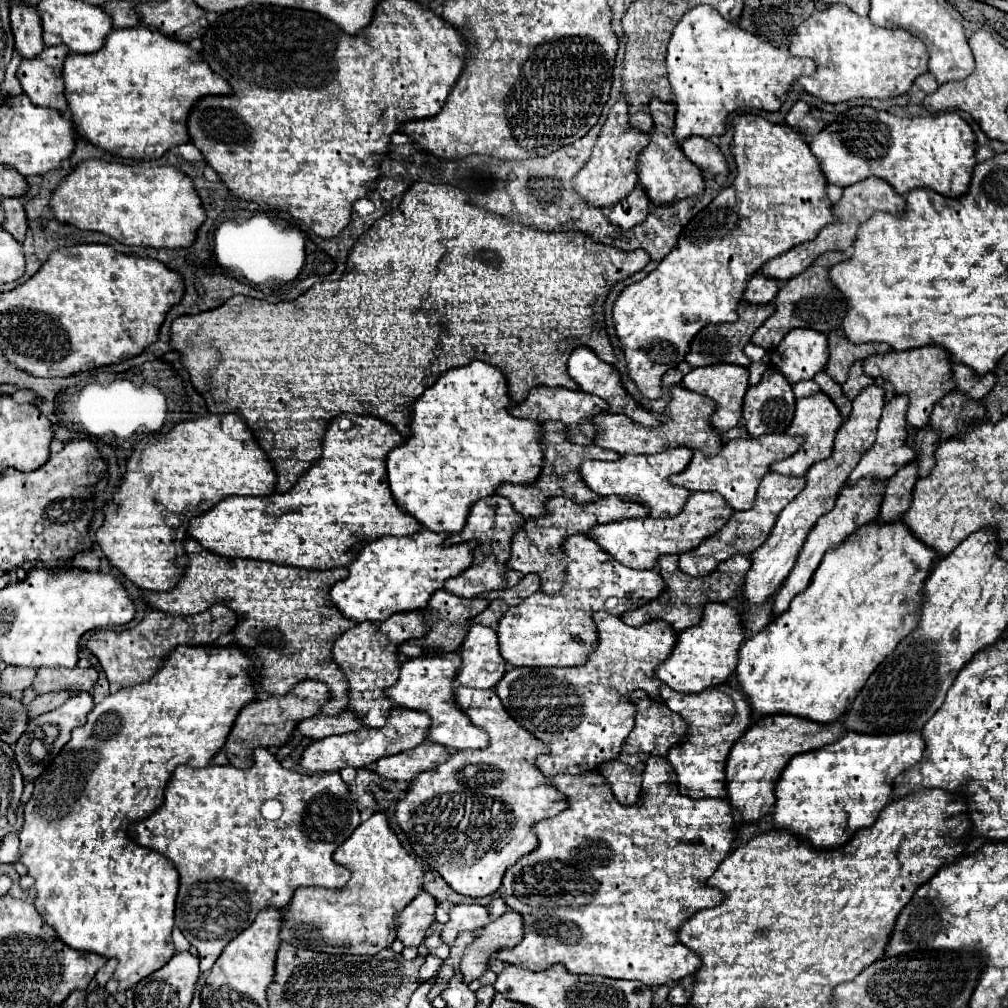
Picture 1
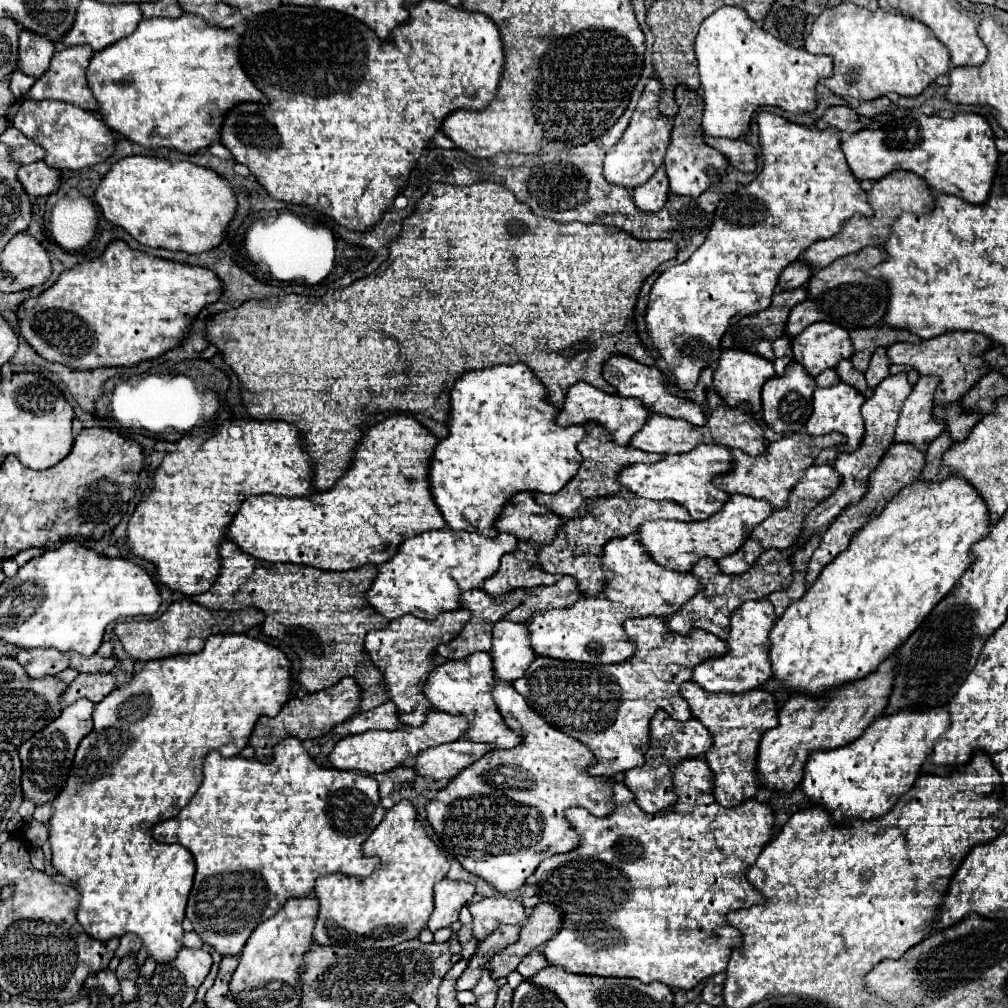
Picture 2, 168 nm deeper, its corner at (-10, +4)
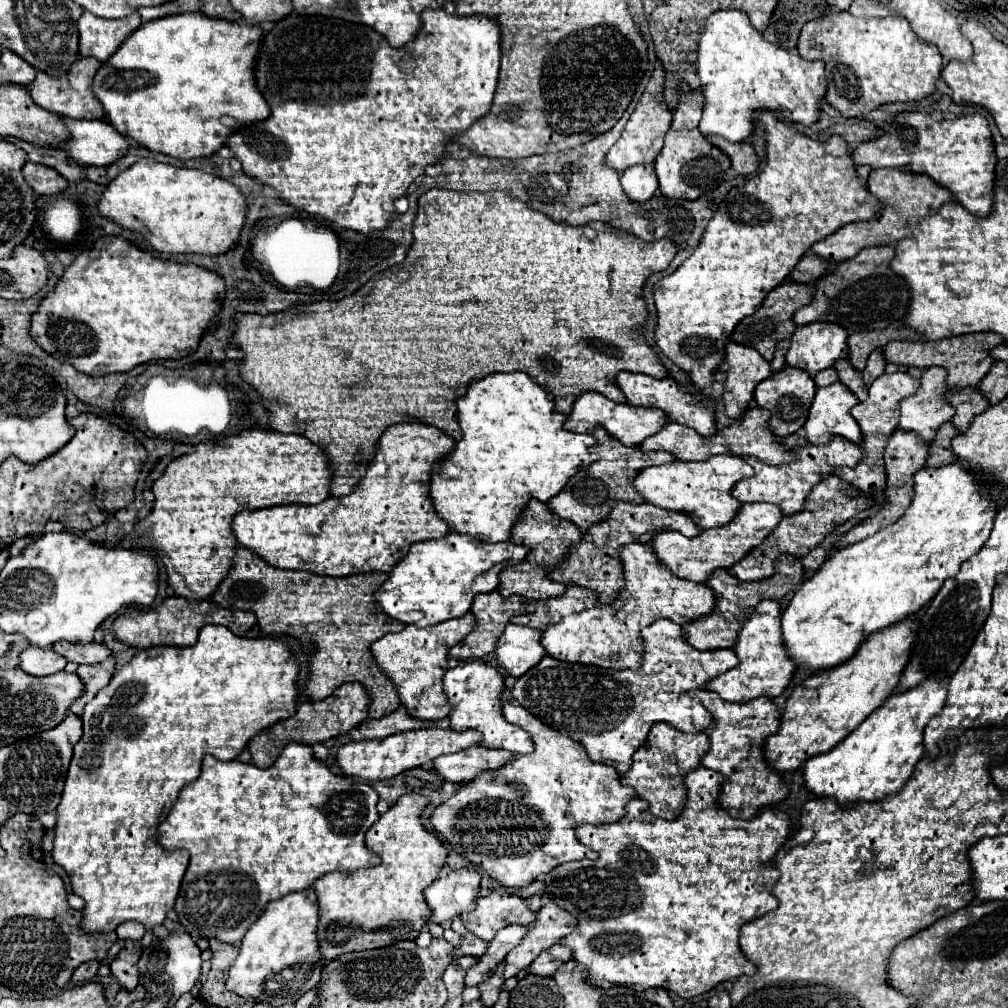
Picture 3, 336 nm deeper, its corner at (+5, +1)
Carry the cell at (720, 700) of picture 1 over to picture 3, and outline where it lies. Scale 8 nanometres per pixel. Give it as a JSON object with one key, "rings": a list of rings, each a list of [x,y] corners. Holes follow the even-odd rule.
{"rings":[[[707,689],[689,691],[689,697],[699,699],[713,717],[713,727],[707,729],[711,747],[701,757],[701,765],[725,777],[719,793],[719,805],[731,815],[753,819],[761,809],[787,797],[787,787],[781,783],[779,773],[769,769],[763,759],[763,739],[779,729],[779,709],[769,697],[755,697],[747,703],[729,703]]]}

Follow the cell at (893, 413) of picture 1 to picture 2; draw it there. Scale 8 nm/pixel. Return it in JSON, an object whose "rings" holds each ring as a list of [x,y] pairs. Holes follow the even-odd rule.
{"rings":[[[920,376],[904,402],[894,442],[908,442],[924,452],[944,432],[944,422],[934,418],[934,392],[938,384],[940,380],[936,376]]]}

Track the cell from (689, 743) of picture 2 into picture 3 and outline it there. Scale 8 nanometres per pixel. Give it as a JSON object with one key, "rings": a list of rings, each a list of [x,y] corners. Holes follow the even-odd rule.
{"rings":[[[655,723],[649,731],[647,743],[639,751],[635,751],[631,769],[625,775],[621,775],[621,783],[633,787],[637,797],[649,803],[649,813],[653,813],[655,817],[673,819],[681,813],[687,801],[683,785],[685,773],[689,773],[689,769],[697,769],[701,755],[705,755],[707,751],[709,751],[707,733],[685,735],[667,723]]]}

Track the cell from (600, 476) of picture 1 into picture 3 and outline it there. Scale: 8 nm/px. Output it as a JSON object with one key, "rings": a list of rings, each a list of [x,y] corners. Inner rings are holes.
{"rings":[[[713,455],[697,463],[685,463],[675,459],[659,467],[641,469],[633,479],[633,487],[643,497],[645,503],[651,503],[663,509],[681,511],[685,515],[691,515],[697,527],[711,529],[711,527],[725,525],[733,519],[737,509],[741,507],[741,501],[733,499],[729,491],[741,477],[749,477],[749,475],[753,475],[753,469],[741,457]]]}

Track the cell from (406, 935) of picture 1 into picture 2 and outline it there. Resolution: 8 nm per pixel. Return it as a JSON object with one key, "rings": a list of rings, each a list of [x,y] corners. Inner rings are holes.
{"rings":[[[440,880],[434,886],[434,912],[428,920],[428,928],[432,932],[450,926],[458,920],[462,906],[466,906],[476,894],[476,884],[460,882],[460,880]]]}

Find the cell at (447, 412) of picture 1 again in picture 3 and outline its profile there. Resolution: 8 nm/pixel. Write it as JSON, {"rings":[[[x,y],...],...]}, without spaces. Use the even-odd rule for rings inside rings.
{"rings":[[[513,371],[513,373],[491,373],[483,379],[475,379],[467,385],[467,393],[463,397],[457,397],[457,421],[459,421],[459,429],[461,429],[461,439],[455,441],[455,449],[451,453],[447,453],[441,461],[437,461],[433,465],[433,473],[431,473],[431,501],[433,507],[437,511],[437,515],[449,525],[449,529],[453,529],[455,533],[463,533],[463,535],[471,535],[471,537],[479,537],[479,541],[483,543],[499,543],[499,541],[507,541],[509,533],[511,533],[511,525],[515,523],[515,519],[519,517],[521,509],[525,507],[525,503],[535,497],[539,501],[547,501],[549,497],[557,495],[565,483],[569,481],[569,477],[573,477],[577,473],[577,469],[583,465],[593,463],[597,457],[593,453],[589,453],[589,447],[595,445],[593,435],[575,435],[563,429],[563,421],[565,415],[555,413],[553,411],[553,397],[549,397],[549,393],[545,389],[541,389],[527,373],[521,371]]]}

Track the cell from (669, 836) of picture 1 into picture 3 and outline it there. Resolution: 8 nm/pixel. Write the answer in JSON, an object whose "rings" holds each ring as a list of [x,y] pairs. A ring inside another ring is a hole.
{"rings":[[[705,767],[687,773],[687,803],[681,815],[671,821],[649,815],[647,803],[631,799],[619,821],[575,827],[577,839],[597,851],[599,857],[595,861],[583,859],[557,865],[551,869],[551,881],[545,883],[545,889],[561,909],[577,917],[575,929],[559,943],[571,949],[573,963],[585,967],[589,985],[603,989],[623,985],[637,991],[663,987],[689,999],[713,989],[721,981],[755,973],[755,965],[739,949],[739,929],[749,919],[777,907],[771,887],[779,873],[761,869],[761,865],[769,863],[789,837],[791,823],[779,809],[763,809],[751,821],[729,817],[717,805],[721,781],[723,777],[717,771]]]}

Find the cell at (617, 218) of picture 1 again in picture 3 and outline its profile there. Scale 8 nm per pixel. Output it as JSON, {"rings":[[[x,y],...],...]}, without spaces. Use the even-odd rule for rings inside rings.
{"rings":[[[635,165],[621,175],[621,187],[625,195],[635,203],[649,201],[657,191],[657,177],[653,165]]]}

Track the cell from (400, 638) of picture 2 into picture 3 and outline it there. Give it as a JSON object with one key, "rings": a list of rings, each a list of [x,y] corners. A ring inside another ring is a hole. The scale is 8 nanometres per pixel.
{"rings":[[[465,613],[459,619],[449,619],[433,627],[405,627],[399,633],[387,633],[371,645],[371,653],[379,669],[393,681],[401,705],[413,719],[421,721],[439,721],[447,717],[449,705],[441,689],[441,677],[447,669],[447,651],[449,647],[463,641],[475,625],[475,617]]]}

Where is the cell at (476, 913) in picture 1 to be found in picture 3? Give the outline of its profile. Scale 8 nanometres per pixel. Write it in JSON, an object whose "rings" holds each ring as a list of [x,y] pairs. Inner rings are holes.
{"rings":[[[493,891],[477,899],[477,907],[471,913],[463,913],[461,921],[467,931],[475,933],[483,941],[491,941],[495,933],[505,925],[531,925],[533,913],[527,901],[509,891]]]}

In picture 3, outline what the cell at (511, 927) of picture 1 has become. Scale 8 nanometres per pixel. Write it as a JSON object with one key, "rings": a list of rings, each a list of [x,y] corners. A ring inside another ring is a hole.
{"rings":[[[547,903],[535,913],[535,923],[529,927],[523,941],[507,953],[503,977],[515,977],[521,969],[525,969],[543,949],[559,943],[561,937],[573,931],[573,915],[559,909],[555,903]]]}

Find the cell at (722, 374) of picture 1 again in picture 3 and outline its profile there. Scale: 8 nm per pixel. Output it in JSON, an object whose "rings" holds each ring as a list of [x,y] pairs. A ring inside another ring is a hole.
{"rings":[[[727,343],[723,363],[727,365],[723,383],[725,415],[731,419],[739,419],[749,409],[757,383],[771,375],[769,361],[765,361],[755,349]]]}

